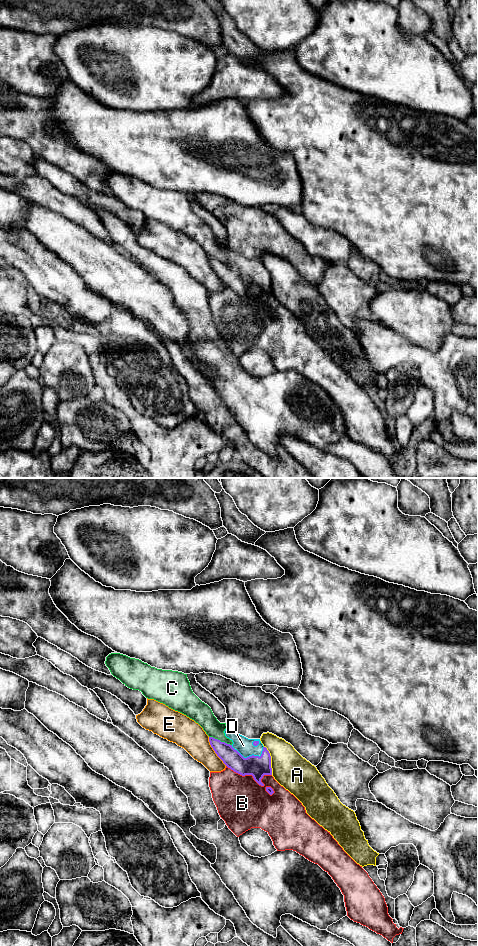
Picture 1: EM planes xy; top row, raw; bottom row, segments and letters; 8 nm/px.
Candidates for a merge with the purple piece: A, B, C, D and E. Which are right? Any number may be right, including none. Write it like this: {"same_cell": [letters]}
{"same_cell": ["D"]}

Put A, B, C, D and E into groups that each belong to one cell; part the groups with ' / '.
A / B / C / D / E

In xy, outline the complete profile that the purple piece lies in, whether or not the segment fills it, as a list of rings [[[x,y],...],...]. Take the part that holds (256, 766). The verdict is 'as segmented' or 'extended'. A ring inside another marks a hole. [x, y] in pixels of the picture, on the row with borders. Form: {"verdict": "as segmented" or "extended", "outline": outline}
{"verdict": "extended", "outline": [[[228,728],[224,733],[233,742],[232,745],[209,737],[210,745],[217,756],[234,772],[242,776],[252,775],[259,785],[264,786],[261,782],[263,776],[272,775],[271,756],[267,748],[260,739],[248,739]]]}

